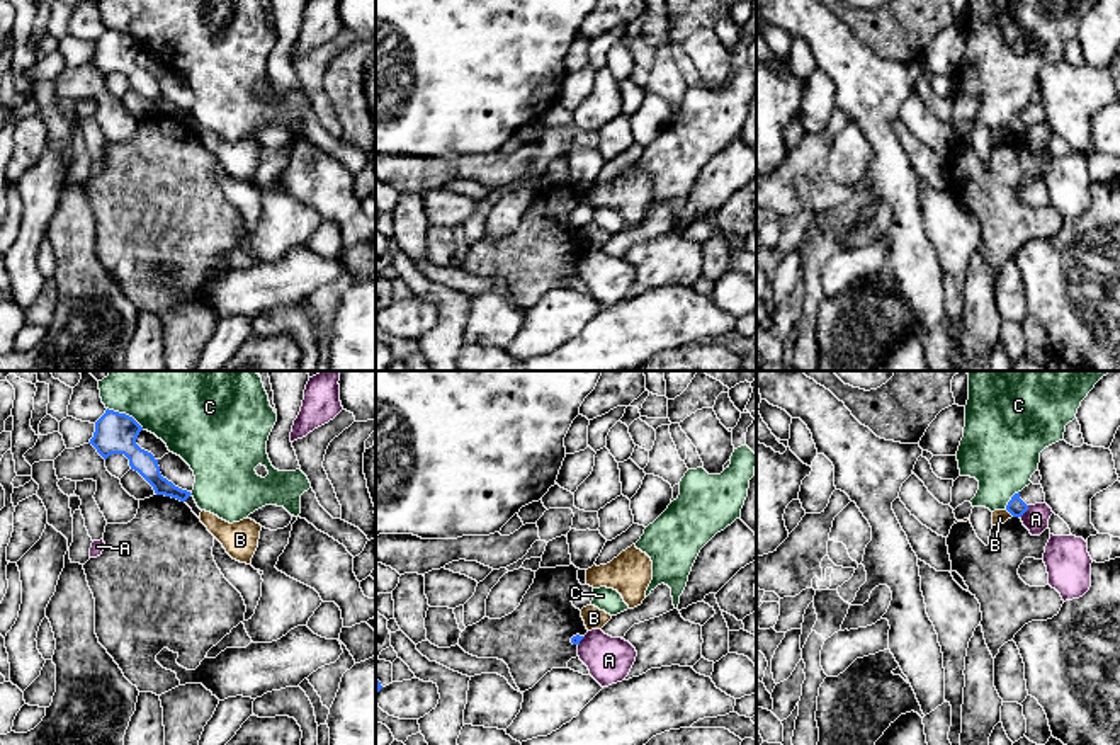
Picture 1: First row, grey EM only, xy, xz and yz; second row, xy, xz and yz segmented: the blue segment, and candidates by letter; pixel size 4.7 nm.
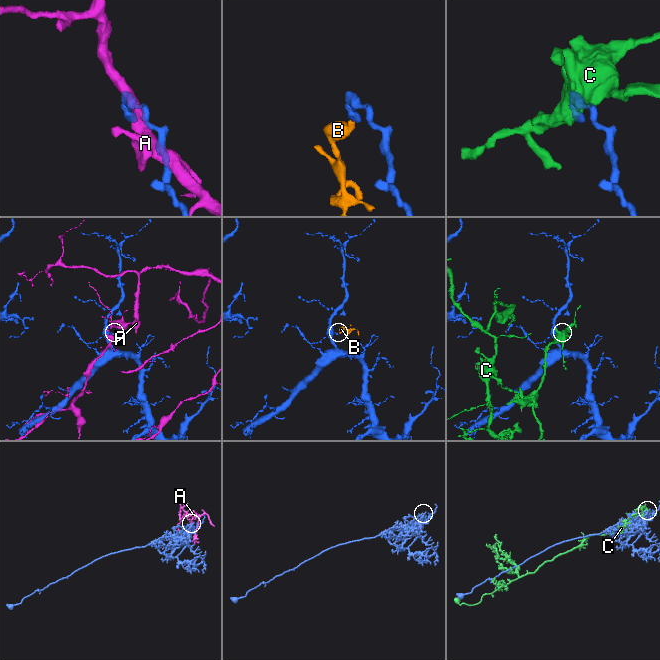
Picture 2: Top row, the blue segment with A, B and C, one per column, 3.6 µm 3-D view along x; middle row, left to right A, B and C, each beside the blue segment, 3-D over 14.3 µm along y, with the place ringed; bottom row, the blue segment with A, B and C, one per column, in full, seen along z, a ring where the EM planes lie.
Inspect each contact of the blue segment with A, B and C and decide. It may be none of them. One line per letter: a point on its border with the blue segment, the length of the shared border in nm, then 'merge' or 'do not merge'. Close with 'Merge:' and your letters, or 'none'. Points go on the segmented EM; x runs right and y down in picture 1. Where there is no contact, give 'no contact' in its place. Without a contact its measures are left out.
A: contact yz (1025, 511); length 80 nm; do not merge
B: contact yz (1010, 512); length 50 nm; do not merge
C: contact xy (124, 414); length 200 nm; do not merge
Merge: none

